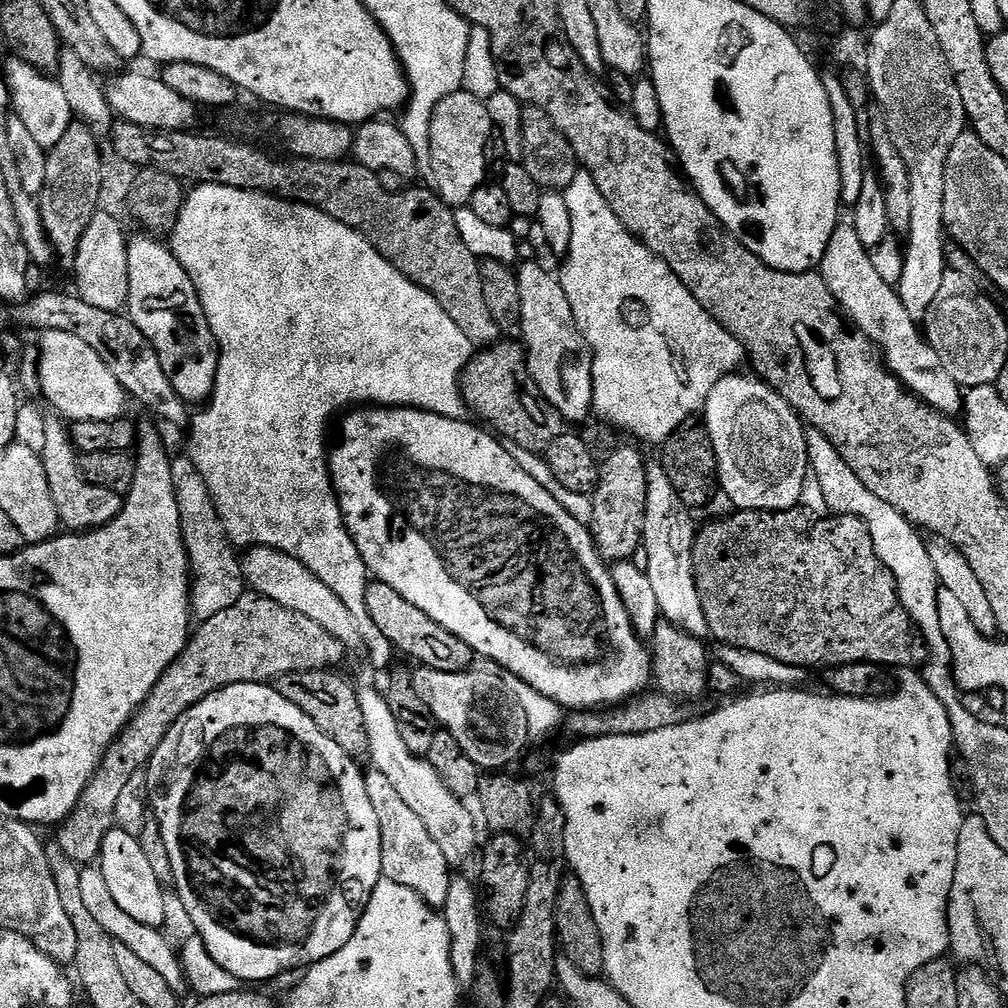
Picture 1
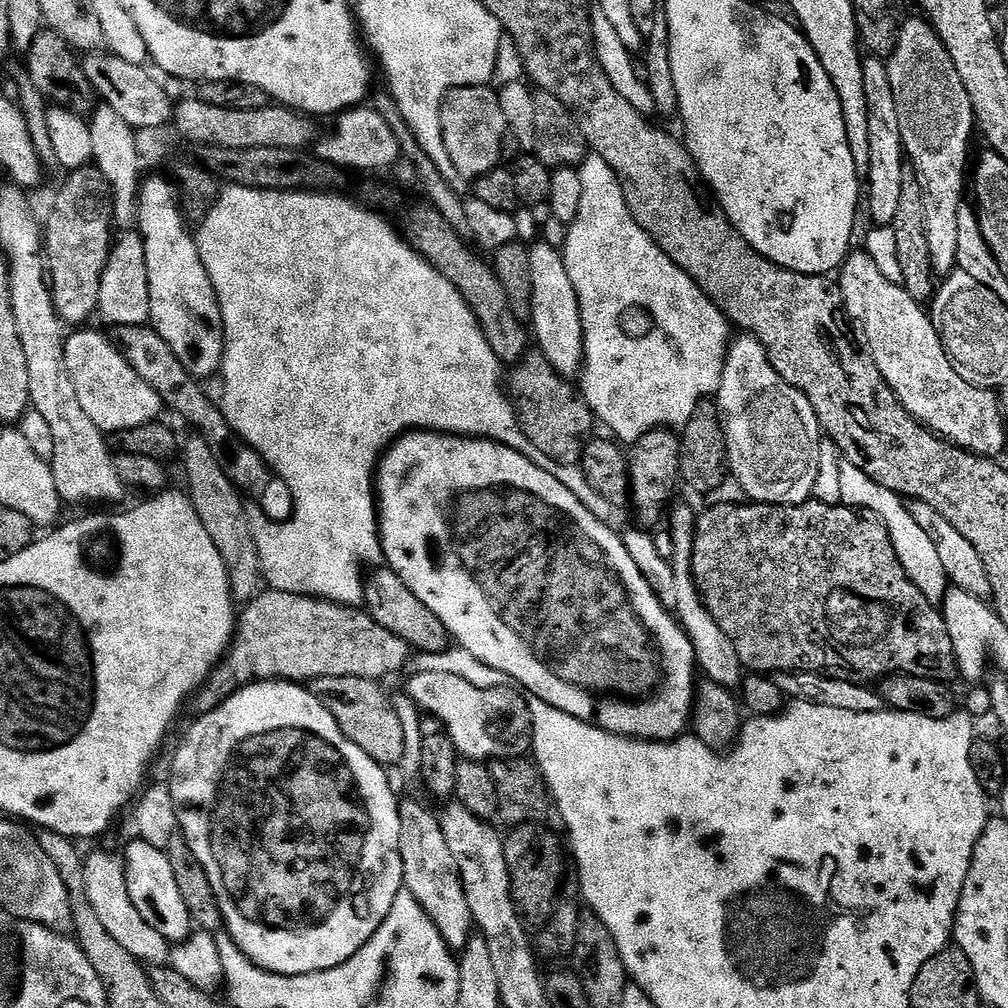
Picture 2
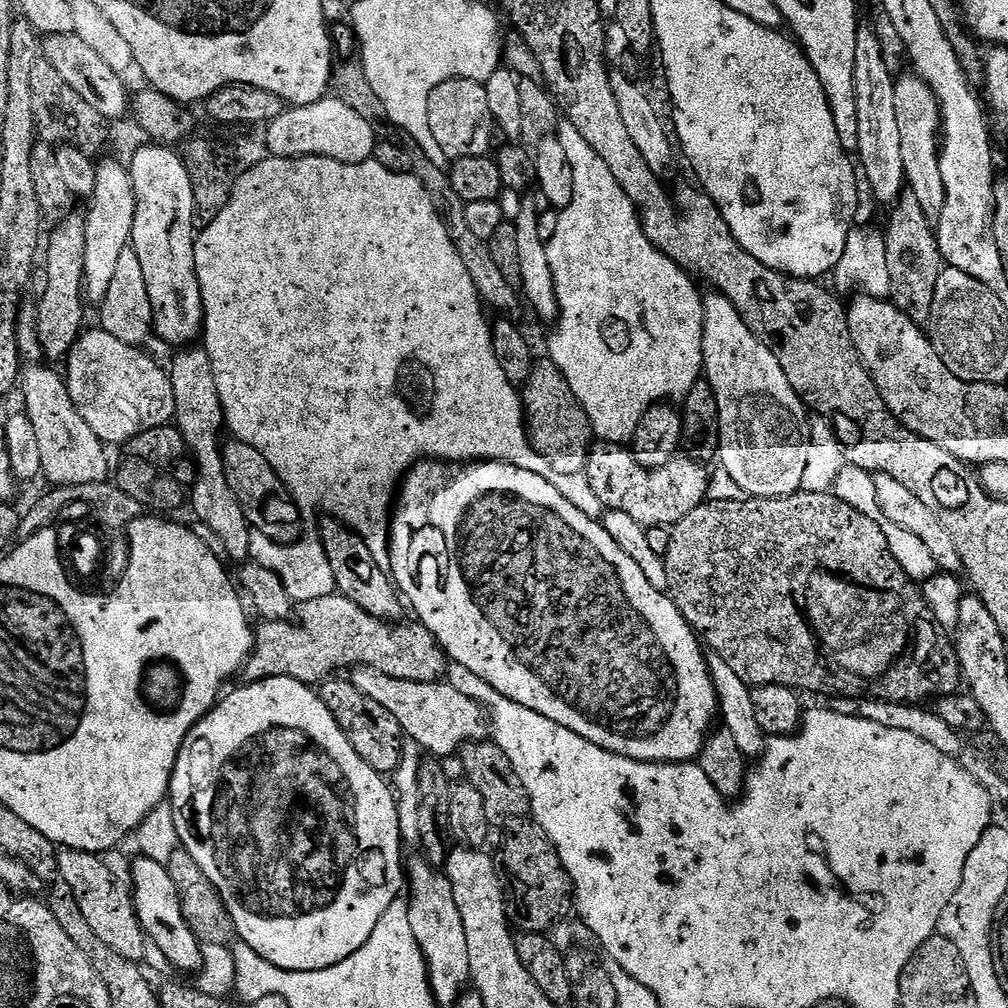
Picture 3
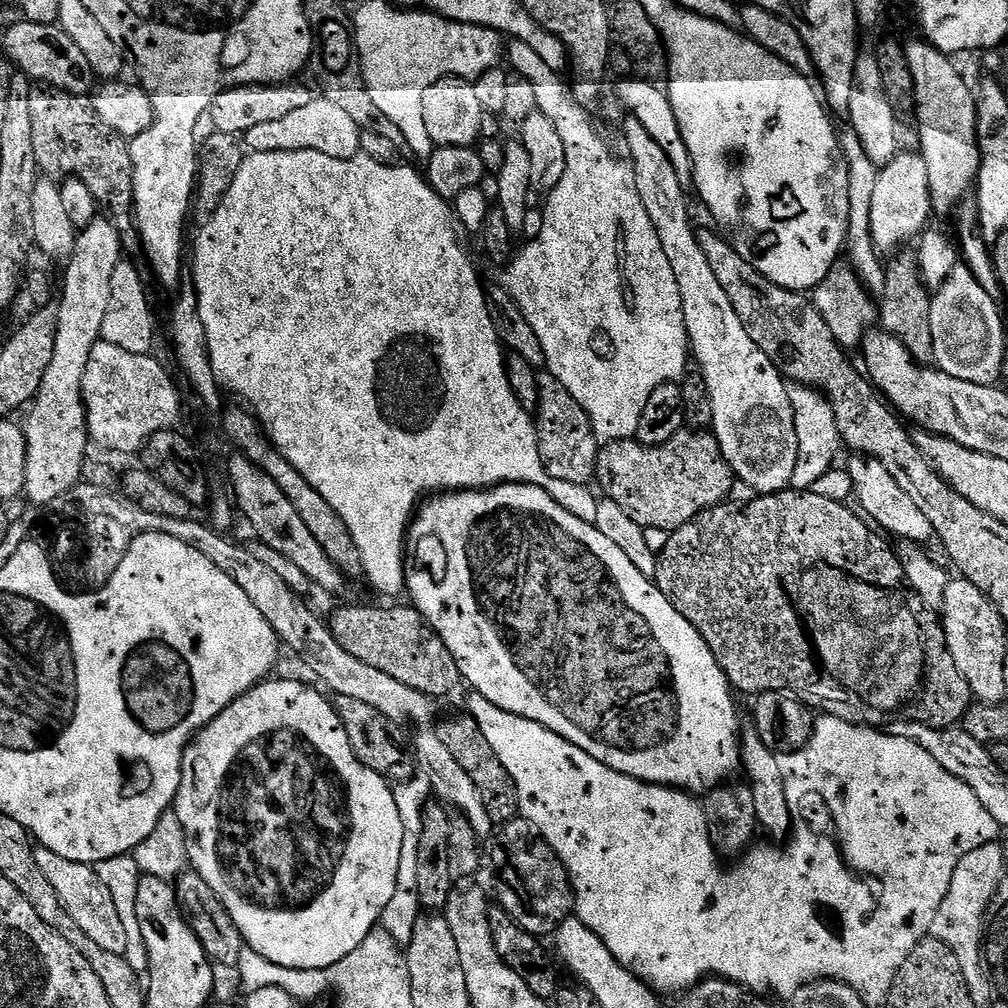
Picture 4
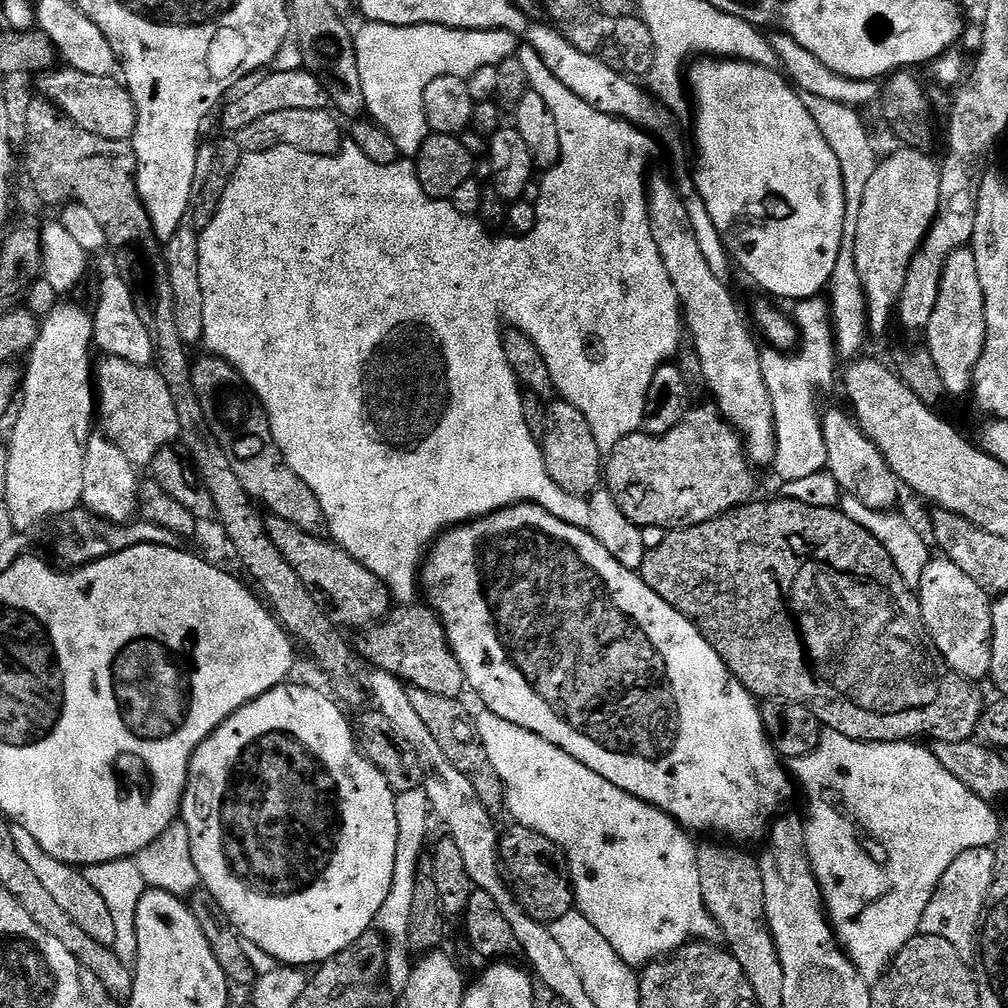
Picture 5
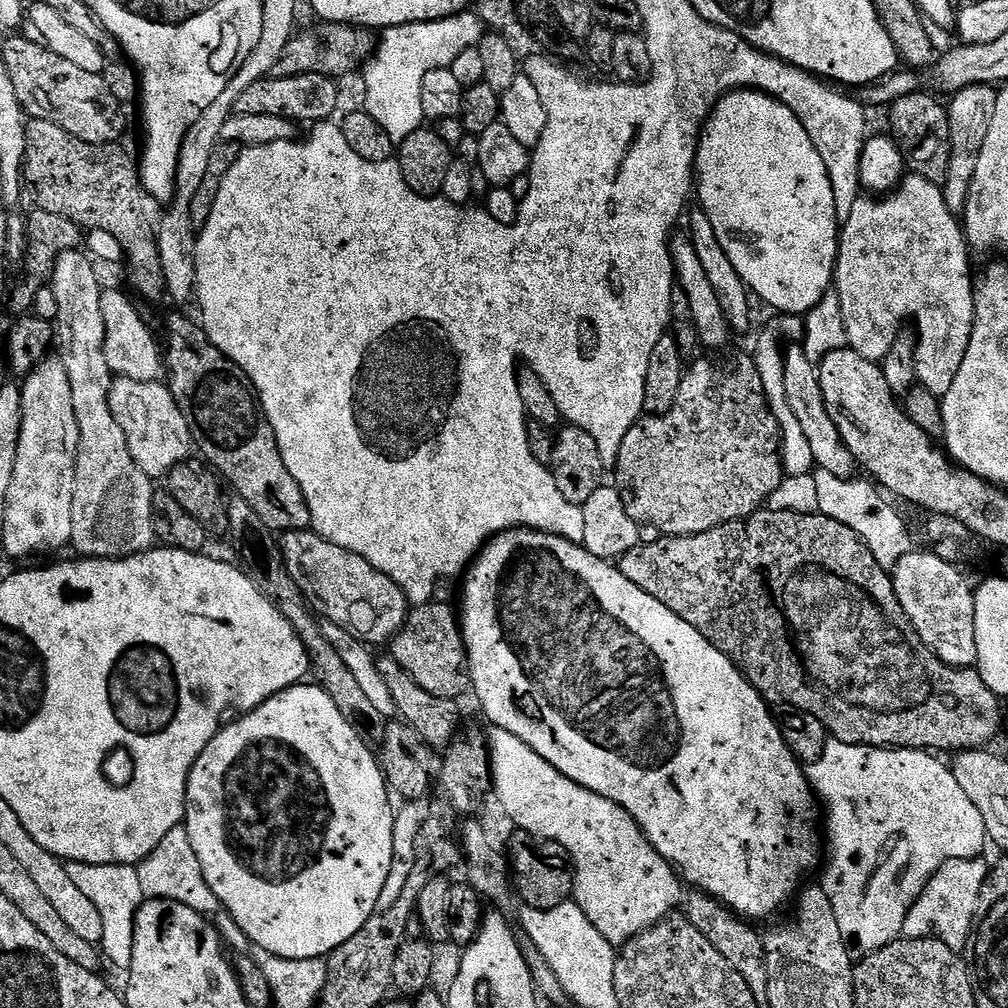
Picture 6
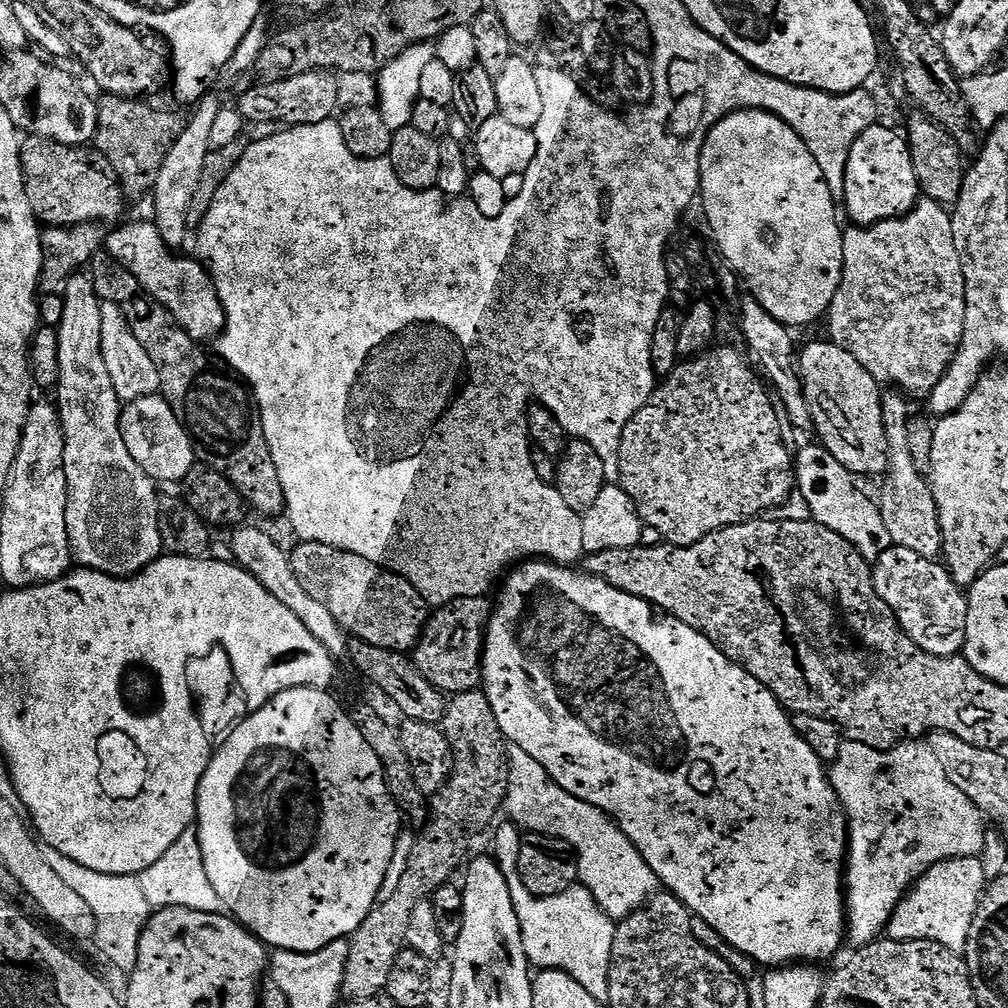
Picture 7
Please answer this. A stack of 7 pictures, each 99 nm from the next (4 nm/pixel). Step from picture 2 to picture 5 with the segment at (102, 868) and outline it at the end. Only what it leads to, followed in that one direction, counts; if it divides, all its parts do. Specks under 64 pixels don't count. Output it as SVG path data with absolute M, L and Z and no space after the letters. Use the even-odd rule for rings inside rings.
M13 827L12 837L14 846L18 846L18 854L26 862L26 866L30 866L34 878L38 878L42 887L53 896L54 902L58 902L58 906L62 906L62 910L66 910L66 914L70 914L70 918L78 922L78 926L82 926L82 930L86 930L86 934L90 934L94 942L111 946L114 942L114 918L111 917L106 902L102 902L102 896L86 882L83 871L71 864L58 862L58 858L46 854L46 850L42 850L42 846L38 846L38 842L34 842L30 834L26 834L26 830Z

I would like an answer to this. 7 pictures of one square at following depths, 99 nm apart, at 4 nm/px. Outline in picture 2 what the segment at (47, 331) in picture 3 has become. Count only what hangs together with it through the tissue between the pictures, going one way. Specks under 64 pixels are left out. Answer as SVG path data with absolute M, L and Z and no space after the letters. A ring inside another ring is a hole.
M94 166L69 171L64 177L64 185L52 200L48 225L45 223L42 228L43 251L58 316L65 325L84 326L92 315L97 315L102 274L114 243L112 192L106 178Z

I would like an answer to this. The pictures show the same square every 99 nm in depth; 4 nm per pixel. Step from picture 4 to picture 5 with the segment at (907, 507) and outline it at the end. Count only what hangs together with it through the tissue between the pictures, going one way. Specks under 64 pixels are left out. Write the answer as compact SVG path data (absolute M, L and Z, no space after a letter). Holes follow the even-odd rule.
M832 408L823 413L821 428L826 440L827 471L837 480L844 496L853 496L871 508L892 510L900 500L902 485L884 460L884 455L870 442L860 425L847 411Z

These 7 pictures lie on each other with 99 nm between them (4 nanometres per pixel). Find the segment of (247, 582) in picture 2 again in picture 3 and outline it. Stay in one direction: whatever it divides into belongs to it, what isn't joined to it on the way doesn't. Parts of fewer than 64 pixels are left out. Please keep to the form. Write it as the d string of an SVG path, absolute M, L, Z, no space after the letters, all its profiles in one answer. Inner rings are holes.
M186 346L179 349L179 352L172 360L172 368L168 373L171 378L171 388L174 390L175 414L173 416L174 426L185 439L187 448L191 450L193 460L196 464L196 478L190 488L190 508L196 514L196 520L208 527L213 535L213 539L222 546L223 555L231 562L237 564L245 563L250 557L250 536L251 525L245 517L245 512L238 504L238 498L230 489L230 484L226 480L225 471L222 465L222 435L224 432L224 412L221 410L221 399L218 398L217 387L214 383L214 370L210 365L210 358L200 346Z

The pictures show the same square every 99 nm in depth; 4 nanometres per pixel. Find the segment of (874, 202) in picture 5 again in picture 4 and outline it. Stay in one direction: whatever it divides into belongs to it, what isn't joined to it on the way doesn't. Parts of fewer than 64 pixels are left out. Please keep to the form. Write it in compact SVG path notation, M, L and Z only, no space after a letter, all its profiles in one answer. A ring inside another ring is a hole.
M916 150L901 151L900 155L879 169L879 174L878 186L874 186L874 199L870 202L872 241L881 253L895 253L904 246L902 244L912 238L914 240L928 224L928 215L933 215L929 175L926 162Z

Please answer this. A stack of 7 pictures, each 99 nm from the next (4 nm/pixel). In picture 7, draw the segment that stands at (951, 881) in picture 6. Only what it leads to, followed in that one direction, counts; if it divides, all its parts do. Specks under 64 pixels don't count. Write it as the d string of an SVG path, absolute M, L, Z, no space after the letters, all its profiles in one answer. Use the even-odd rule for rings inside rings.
M963 856L938 862L908 889L895 914L890 918L886 929L887 939L929 940L963 953L985 887L986 879L980 856Z

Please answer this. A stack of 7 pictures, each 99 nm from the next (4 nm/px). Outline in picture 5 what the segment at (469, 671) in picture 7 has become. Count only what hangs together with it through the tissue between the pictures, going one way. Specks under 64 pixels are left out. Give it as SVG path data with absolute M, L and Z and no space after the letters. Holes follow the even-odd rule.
M417 602L393 607L380 623L372 625L361 636L364 637L360 640L360 648L358 644L359 655L364 655L372 668L381 668L384 672L394 674L405 685L426 690L426 694L460 698L466 692L462 666L450 646L440 616L431 606Z

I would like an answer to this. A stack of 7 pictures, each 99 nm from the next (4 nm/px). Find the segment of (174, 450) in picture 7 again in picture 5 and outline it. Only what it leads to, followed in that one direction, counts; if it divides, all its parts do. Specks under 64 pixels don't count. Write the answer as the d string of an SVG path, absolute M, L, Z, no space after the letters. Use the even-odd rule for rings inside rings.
M104 356L94 368L94 392L98 397L98 424L102 427L103 435L114 441L118 450L130 458L130 462L137 469L144 470L151 465L158 450L175 445L180 439L180 427L178 426L178 410L174 410L174 398L162 374L156 372L155 367L126 362L122 358Z

